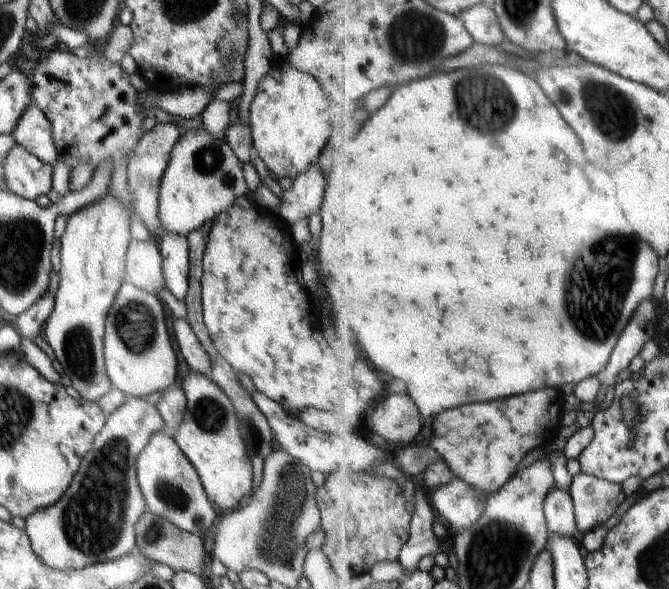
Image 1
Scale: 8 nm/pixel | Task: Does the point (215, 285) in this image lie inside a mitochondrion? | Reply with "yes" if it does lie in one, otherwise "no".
no

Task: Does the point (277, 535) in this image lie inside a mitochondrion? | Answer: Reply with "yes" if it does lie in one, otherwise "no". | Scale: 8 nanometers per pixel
yes

